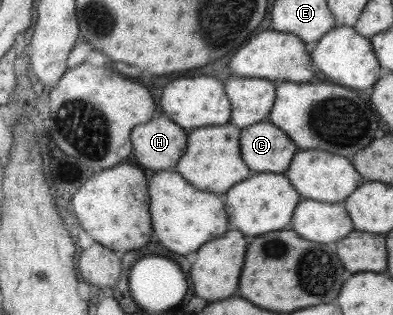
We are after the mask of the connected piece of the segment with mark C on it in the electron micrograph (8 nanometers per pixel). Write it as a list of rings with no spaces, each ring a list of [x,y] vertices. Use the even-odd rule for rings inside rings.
[[[267,121],[242,128],[239,142],[242,161],[258,173],[284,173],[298,150],[286,132]]]

